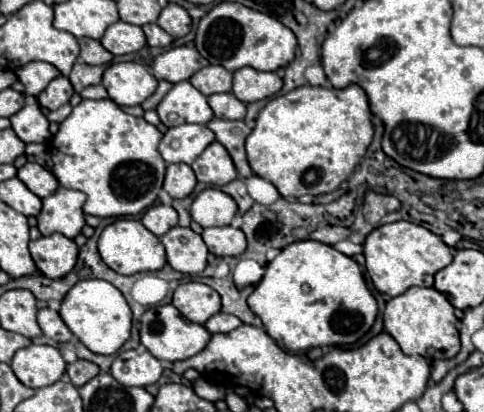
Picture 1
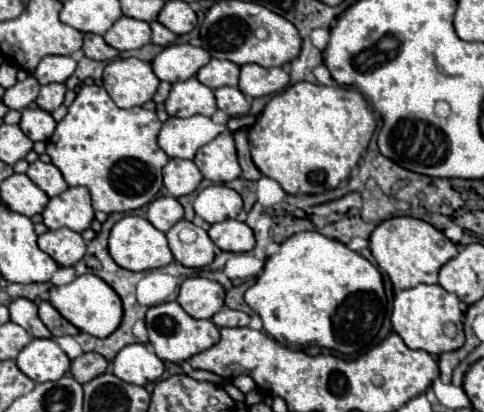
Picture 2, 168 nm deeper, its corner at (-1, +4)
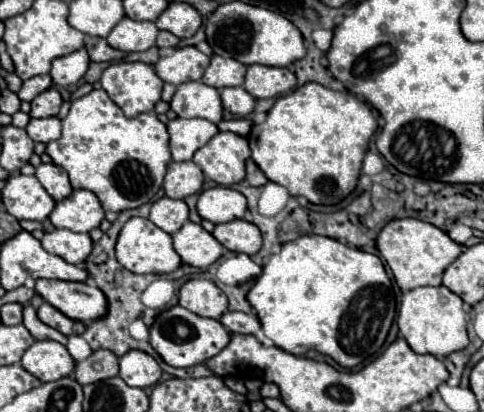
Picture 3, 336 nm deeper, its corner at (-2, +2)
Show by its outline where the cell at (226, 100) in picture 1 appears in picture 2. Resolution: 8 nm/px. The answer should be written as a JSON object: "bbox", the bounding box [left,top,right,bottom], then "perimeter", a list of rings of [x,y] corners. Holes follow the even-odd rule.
{"bbox":[215,87,251,117],"perimeter":[[[219,87],[215,91],[215,99],[217,99],[217,107],[231,117],[247,115],[251,109],[249,99],[237,87]]]}

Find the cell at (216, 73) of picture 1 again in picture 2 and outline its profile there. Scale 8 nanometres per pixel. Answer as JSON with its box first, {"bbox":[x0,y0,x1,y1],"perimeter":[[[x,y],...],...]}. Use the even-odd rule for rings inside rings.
{"bbox":[197,59,239,89],"perimeter":[[[211,59],[205,67],[199,69],[197,79],[203,85],[207,85],[209,89],[219,89],[219,87],[225,87],[225,85],[237,85],[239,67],[233,61]]]}

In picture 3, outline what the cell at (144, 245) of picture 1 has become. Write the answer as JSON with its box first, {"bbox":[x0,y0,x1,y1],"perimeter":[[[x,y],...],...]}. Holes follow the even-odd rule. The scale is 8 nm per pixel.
{"bbox":[116,217,182,275],"perimeter":[[[132,217],[126,221],[126,225],[122,227],[118,241],[116,241],[116,259],[128,271],[158,273],[158,275],[172,273],[182,263],[178,253],[172,247],[172,237],[166,231],[158,229],[150,219],[144,217]]]}

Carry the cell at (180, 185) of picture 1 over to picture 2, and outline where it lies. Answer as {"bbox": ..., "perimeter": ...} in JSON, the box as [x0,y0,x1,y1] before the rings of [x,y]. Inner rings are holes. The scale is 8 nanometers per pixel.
{"bbox":[163,159,203,197],"perimeter":[[[169,159],[169,163],[163,167],[163,185],[173,197],[193,193],[201,179],[203,175],[197,165],[187,159]]]}

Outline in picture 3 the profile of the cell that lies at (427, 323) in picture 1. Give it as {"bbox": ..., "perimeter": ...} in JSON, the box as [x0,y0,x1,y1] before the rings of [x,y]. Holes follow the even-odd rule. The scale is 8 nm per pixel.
{"bbox":[396,285,468,359],"perimeter":[[[444,285],[416,287],[408,293],[404,293],[396,323],[414,353],[430,353],[430,355],[442,359],[454,351],[462,351],[468,345],[464,303],[456,293],[452,293]]]}

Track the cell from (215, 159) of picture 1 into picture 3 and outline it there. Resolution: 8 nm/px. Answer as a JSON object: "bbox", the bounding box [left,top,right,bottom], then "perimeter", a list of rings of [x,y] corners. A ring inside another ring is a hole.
{"bbox":[194,133,250,185],"perimeter":[[[218,133],[196,151],[194,163],[218,185],[234,185],[244,179],[246,159],[250,157],[248,141],[234,133]]]}

